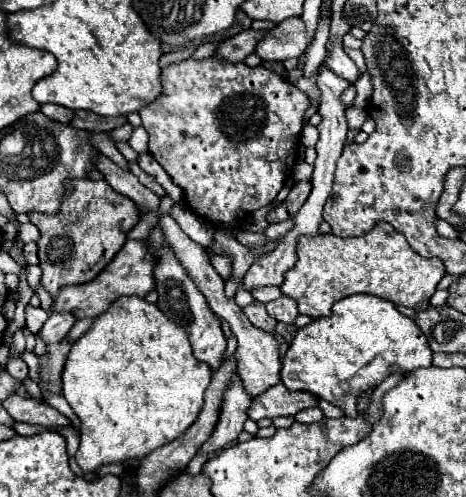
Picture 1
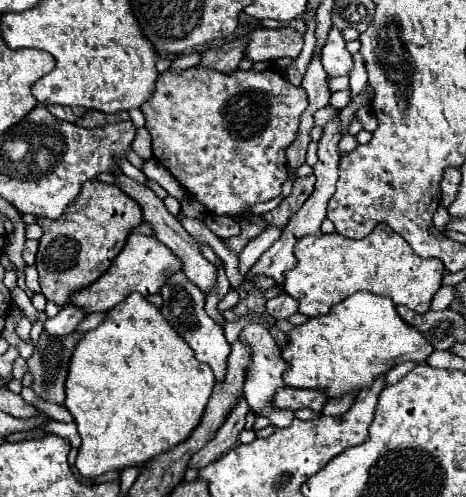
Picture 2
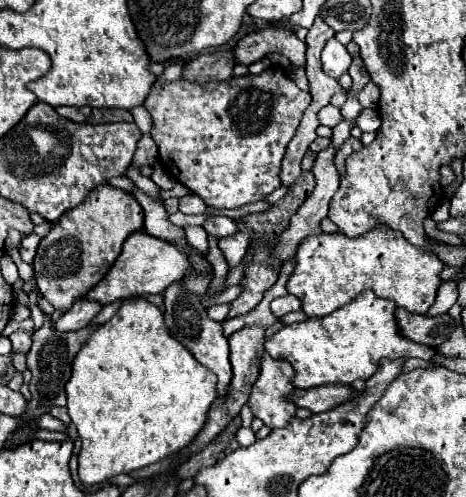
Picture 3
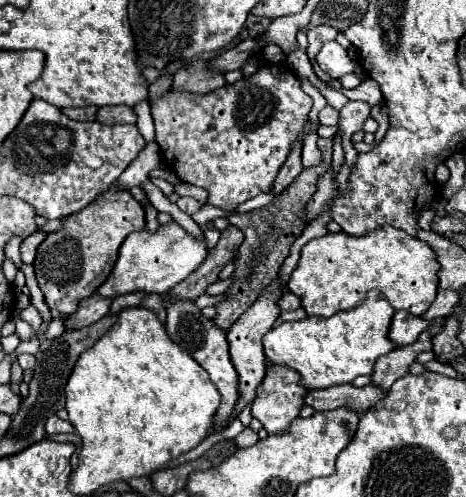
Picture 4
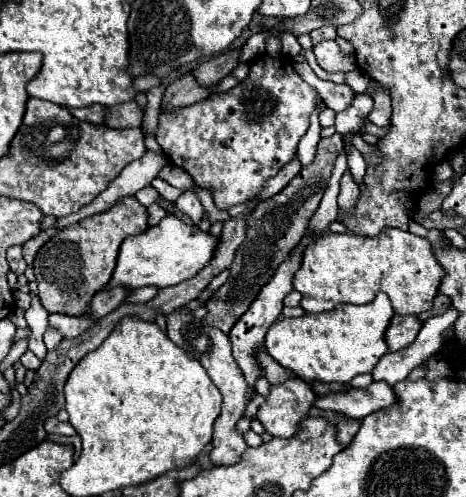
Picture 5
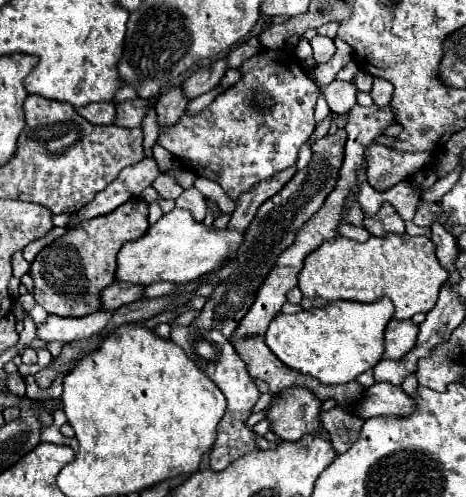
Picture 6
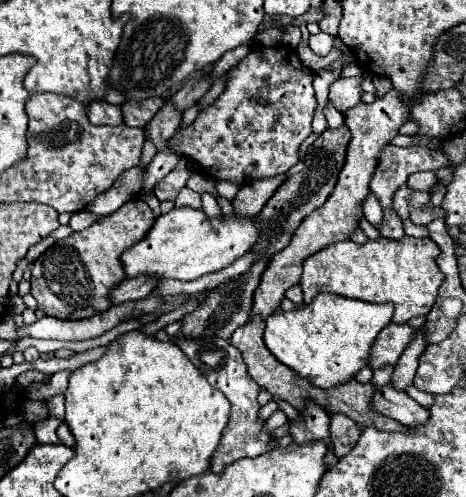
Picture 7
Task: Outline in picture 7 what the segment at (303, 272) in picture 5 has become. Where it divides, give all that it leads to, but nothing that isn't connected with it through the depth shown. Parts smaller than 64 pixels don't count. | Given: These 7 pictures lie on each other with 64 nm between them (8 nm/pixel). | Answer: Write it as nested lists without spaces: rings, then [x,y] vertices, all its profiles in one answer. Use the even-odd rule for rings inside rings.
[[[404,236],[402,240],[388,240],[388,238],[378,238],[378,240],[368,240],[366,244],[356,244],[352,240],[346,242],[336,242],[318,254],[312,254],[304,262],[304,272],[300,278],[300,288],[304,292],[304,304],[308,304],[314,296],[320,292],[332,292],[338,296],[346,298],[356,298],[364,302],[392,302],[396,306],[394,310],[394,322],[404,324],[414,316],[426,316],[436,300],[436,292],[444,278],[440,276],[440,270],[436,266],[436,258],[440,254],[440,248],[434,244],[430,238],[410,238]]]

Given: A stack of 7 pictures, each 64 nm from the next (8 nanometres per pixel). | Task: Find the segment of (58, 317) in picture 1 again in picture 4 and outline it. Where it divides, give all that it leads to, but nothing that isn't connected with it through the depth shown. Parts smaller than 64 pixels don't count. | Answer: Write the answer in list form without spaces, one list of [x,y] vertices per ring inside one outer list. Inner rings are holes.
[[[92,294],[88,300],[80,302],[80,308],[72,316],[68,316],[68,320],[72,320],[72,324],[76,324],[76,328],[90,326],[110,312],[112,300],[114,298],[104,298],[100,294]]]

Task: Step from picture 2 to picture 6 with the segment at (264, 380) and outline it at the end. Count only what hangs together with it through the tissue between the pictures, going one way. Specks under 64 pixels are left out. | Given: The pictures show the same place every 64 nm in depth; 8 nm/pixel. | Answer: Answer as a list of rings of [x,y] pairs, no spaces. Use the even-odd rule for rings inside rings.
[[[290,388],[288,392],[282,392],[280,396],[276,396],[272,400],[268,418],[272,420],[272,430],[282,440],[296,442],[304,434],[318,434],[320,432],[320,428],[322,428],[320,414],[322,414],[322,404],[320,404],[320,400],[316,400],[316,396],[312,396],[312,392],[308,392],[306,388]]]

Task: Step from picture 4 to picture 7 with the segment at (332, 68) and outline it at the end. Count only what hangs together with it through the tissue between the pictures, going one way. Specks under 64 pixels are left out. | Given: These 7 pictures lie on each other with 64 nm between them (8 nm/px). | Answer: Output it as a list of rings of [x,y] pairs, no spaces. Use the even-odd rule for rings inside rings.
[[[318,32],[318,34],[312,34],[310,40],[308,40],[310,48],[314,50],[314,54],[318,56],[326,56],[330,50],[332,50],[332,36],[324,34],[324,32]]]

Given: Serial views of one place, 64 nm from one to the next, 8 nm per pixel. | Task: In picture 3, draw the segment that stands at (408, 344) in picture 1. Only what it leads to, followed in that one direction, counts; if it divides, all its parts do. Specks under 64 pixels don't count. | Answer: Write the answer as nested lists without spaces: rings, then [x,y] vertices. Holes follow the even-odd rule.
[[[364,290],[356,300],[324,318],[308,318],[298,324],[282,326],[266,338],[264,348],[272,358],[288,360],[294,366],[294,386],[304,390],[324,384],[352,384],[358,378],[370,378],[382,358],[414,356],[432,360],[436,354],[434,348],[404,340],[398,334],[394,310],[396,304],[392,304],[392,300],[378,298],[372,290]]]

